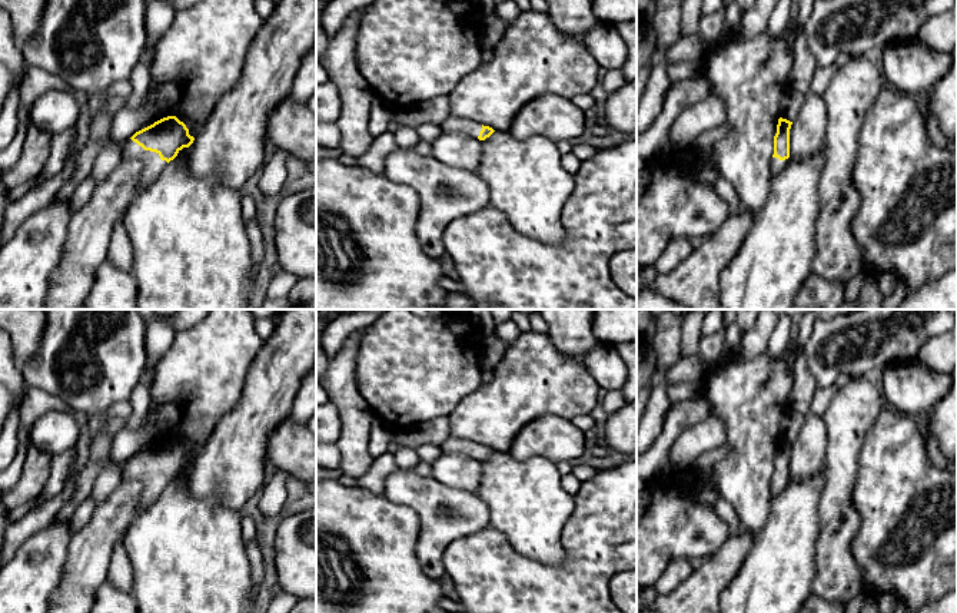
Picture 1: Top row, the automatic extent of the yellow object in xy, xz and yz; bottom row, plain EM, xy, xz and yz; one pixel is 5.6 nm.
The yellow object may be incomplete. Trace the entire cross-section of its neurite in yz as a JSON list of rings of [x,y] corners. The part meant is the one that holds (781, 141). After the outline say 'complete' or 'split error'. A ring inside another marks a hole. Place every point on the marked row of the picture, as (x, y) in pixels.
[[[780,117],[774,136],[774,155],[771,160],[772,179],[787,166],[790,158],[790,129],[792,122]]] | split error

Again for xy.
[[[176,116],[163,117],[129,137],[123,143],[123,159],[142,162],[137,195],[157,179],[166,165],[193,140],[186,125]]] | split error

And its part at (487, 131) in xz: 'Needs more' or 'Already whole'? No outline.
Needs more

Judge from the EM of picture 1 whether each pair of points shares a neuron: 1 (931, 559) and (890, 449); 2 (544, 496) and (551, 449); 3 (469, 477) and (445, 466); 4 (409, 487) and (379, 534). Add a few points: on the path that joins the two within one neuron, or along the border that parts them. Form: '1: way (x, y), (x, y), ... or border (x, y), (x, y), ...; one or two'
1: way (921, 532), (906, 510), (896, 476); one
2: border (517, 459), (544, 457), (555, 463); two
3: way (464, 471), (451, 469); one
4: border (384, 493), (416, 514), (418, 532); two

